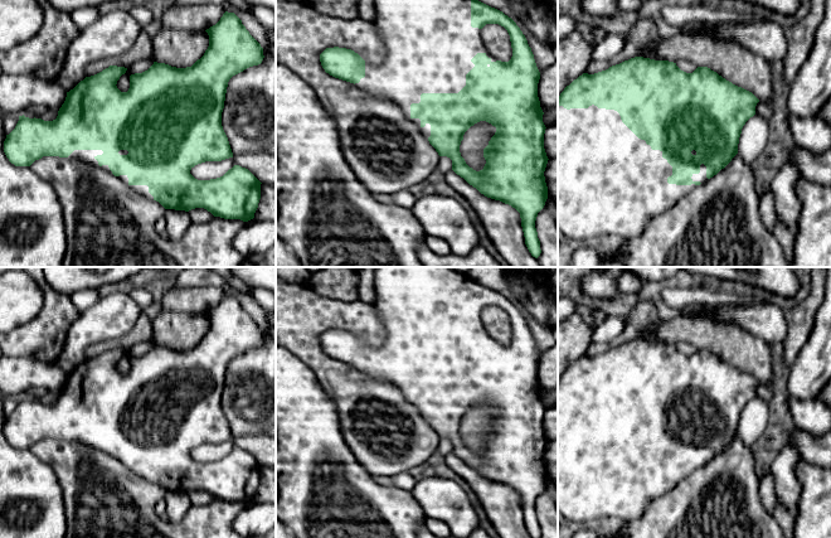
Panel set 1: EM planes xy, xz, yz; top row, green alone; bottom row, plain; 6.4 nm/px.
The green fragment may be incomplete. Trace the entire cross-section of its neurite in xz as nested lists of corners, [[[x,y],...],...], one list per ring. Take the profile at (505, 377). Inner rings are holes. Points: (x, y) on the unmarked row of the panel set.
[[[376,267],[374,273],[375,300],[373,302],[380,316],[385,339],[380,346],[365,344],[358,335],[346,330],[326,330],[320,336],[322,350],[330,358],[354,365],[359,372],[397,386],[405,399],[423,416],[439,438],[452,442],[452,452],[487,480],[511,488],[520,495],[525,527],[531,538],[540,538],[540,523],[535,510],[538,495],[548,481],[544,454],[548,438],[544,431],[545,407],[538,379],[540,354],[528,323],[516,305],[502,294],[491,290],[466,273],[449,267]],[[486,306],[504,309],[512,330],[509,344],[497,343],[481,321]],[[480,403],[496,409],[495,417],[483,431],[486,446],[482,452],[470,450],[461,438],[460,427],[465,415]]]

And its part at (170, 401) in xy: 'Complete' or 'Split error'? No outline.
Split error

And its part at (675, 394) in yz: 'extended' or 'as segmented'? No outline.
extended

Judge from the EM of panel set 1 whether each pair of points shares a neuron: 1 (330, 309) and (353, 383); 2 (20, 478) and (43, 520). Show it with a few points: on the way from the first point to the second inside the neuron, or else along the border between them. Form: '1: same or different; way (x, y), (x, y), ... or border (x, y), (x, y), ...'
1: same; way (312, 329), (312, 352), (333, 372)
2: same; way (23, 488), (35, 500), (35, 510)

